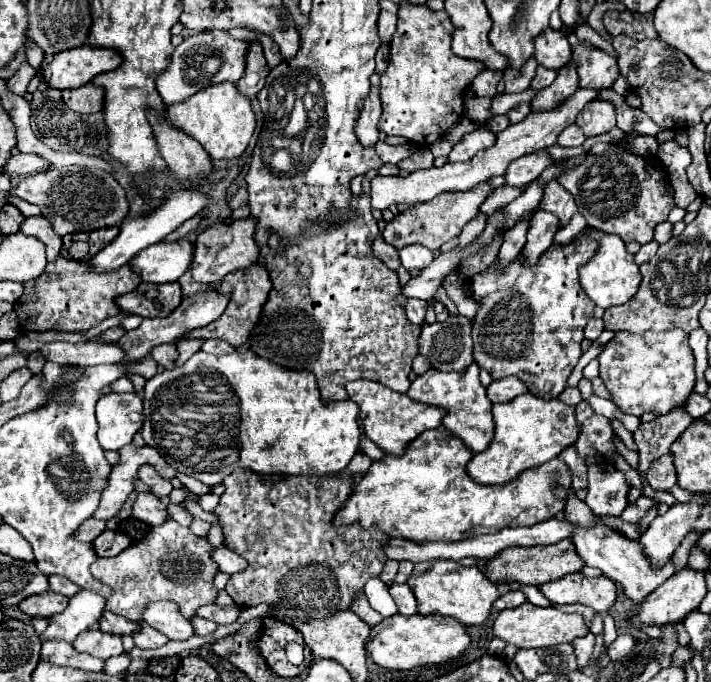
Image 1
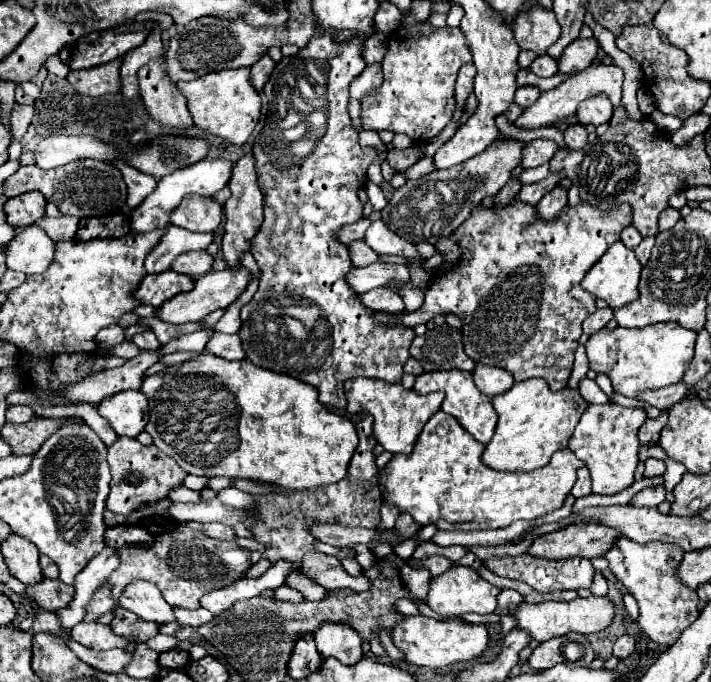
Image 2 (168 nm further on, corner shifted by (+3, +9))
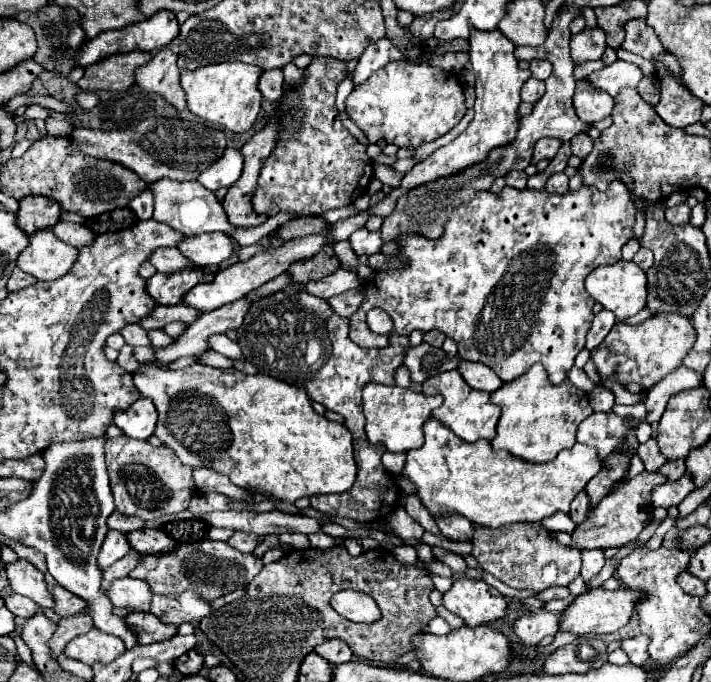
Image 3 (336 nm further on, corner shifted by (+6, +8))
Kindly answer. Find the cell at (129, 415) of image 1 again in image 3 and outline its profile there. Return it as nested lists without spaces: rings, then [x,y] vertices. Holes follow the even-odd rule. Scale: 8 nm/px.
[[[138,398],[130,408],[114,412],[114,424],[128,436],[136,440],[146,440],[152,436],[156,426],[156,408],[152,400]]]

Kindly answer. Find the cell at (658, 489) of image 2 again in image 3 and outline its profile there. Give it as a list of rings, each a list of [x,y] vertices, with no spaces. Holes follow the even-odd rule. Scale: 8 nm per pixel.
[[[684,474],[680,480],[676,482],[664,482],[660,486],[656,486],[650,494],[652,506],[662,506],[662,508],[670,508],[670,506],[678,506],[690,492],[692,492],[692,480],[688,478],[688,474]]]

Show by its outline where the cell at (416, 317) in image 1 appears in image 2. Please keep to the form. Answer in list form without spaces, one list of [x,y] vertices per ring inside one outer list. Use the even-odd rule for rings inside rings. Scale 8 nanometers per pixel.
[[[385,287],[361,293],[359,301],[363,303],[363,307],[367,307],[371,311],[389,311],[389,313],[395,313],[395,311],[403,311],[403,307],[405,307],[401,295],[397,291],[385,289]]]

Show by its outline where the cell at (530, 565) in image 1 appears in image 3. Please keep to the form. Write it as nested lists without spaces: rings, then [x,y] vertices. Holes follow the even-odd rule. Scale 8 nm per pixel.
[[[642,472],[636,478],[624,482],[618,490],[610,492],[602,498],[598,506],[594,506],[586,520],[576,526],[572,536],[572,548],[576,550],[606,550],[606,548],[622,548],[638,538],[642,528],[652,518],[650,492],[654,486],[664,484],[664,476],[656,476],[656,472]]]

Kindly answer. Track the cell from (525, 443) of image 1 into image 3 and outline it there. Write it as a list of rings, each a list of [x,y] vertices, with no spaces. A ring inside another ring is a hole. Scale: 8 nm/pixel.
[[[534,364],[520,380],[506,382],[502,388],[490,394],[490,400],[502,408],[496,438],[492,440],[492,450],[506,450],[512,456],[532,464],[550,462],[560,450],[572,448],[576,444],[578,424],[592,414],[588,396],[580,392],[570,380],[552,386],[542,364]]]

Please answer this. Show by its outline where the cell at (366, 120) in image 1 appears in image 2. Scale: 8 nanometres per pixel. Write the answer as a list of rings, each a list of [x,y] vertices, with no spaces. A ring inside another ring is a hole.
[[[373,63],[373,65],[367,65],[363,69],[363,73],[359,75],[359,79],[355,79],[355,83],[351,83],[349,91],[351,91],[351,97],[355,99],[361,99],[363,95],[375,91],[379,85],[383,83],[383,73],[381,73],[381,63]]]

